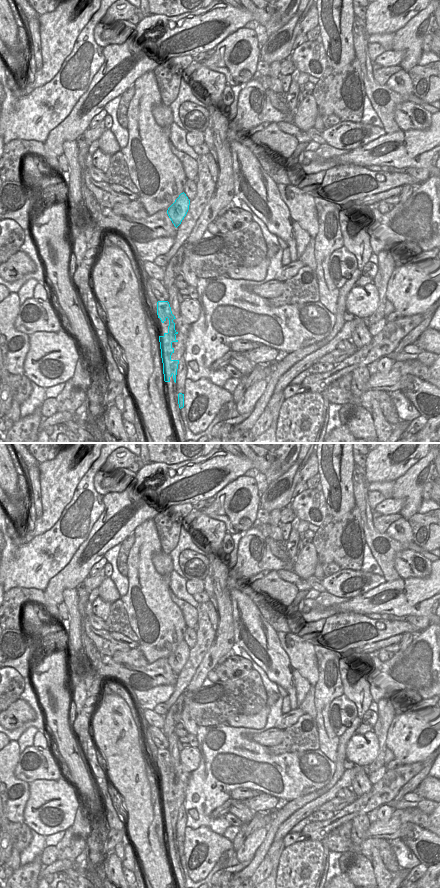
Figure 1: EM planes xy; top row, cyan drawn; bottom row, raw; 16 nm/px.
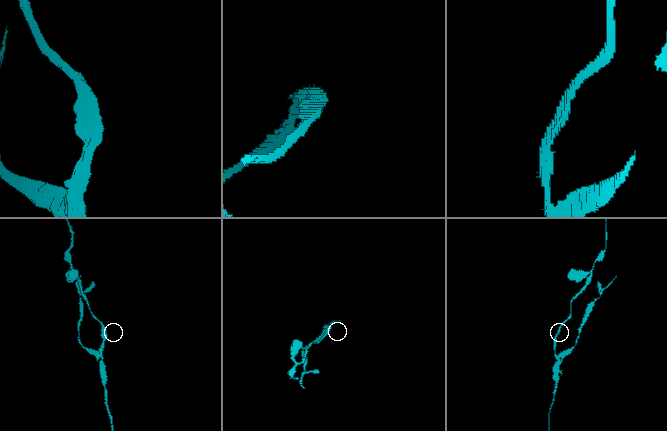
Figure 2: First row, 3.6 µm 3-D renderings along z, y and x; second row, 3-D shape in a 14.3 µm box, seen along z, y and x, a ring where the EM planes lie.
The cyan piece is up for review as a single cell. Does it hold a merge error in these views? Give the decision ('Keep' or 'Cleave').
Cleave

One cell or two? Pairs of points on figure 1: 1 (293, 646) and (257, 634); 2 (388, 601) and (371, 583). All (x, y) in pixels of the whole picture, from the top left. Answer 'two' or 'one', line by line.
1: two
2: two

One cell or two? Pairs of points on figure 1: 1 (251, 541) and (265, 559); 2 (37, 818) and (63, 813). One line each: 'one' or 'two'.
1: one
2: one

